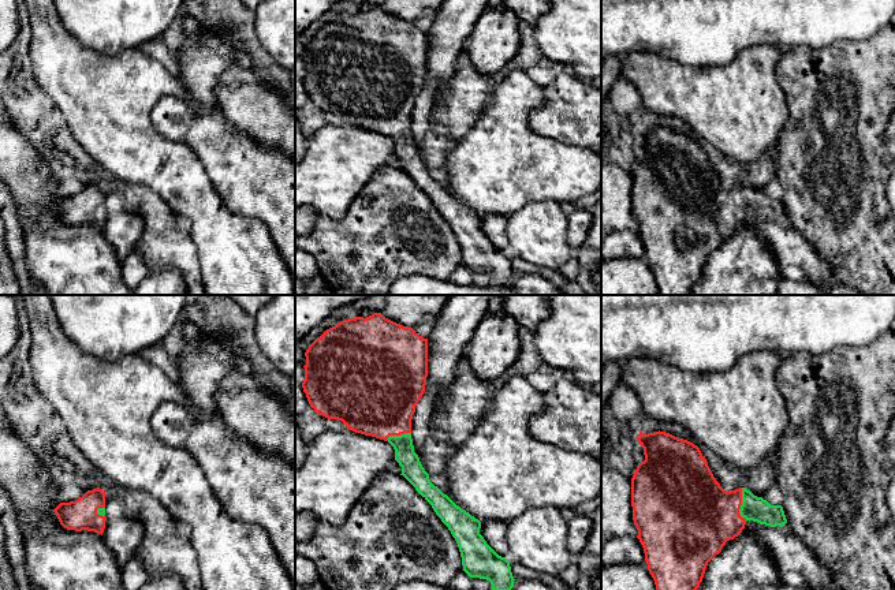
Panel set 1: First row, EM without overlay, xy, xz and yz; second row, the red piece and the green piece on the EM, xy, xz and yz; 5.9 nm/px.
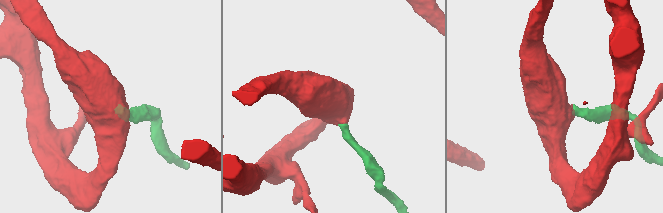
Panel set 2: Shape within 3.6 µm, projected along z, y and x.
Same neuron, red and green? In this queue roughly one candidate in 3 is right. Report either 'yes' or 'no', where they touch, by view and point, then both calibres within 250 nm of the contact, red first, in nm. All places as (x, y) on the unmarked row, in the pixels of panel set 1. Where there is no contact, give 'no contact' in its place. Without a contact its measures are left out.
yes; contact yz (741, 198); calibres 420 and 150 nm

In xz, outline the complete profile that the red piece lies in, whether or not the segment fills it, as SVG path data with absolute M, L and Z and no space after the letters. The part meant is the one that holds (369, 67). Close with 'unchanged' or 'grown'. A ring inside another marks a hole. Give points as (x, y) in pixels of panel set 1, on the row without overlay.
M381 7L338 16L317 31L306 44L305 74L302 76L310 101L328 113L342 115L347 123L388 135L402 168L432 199L436 209L455 232L463 265L470 272L486 273L492 284L514 281L510 255L499 250L480 228L481 216L458 201L435 180L414 146L411 113L421 94L428 71L428 33L413 22L403 20Z; grown

